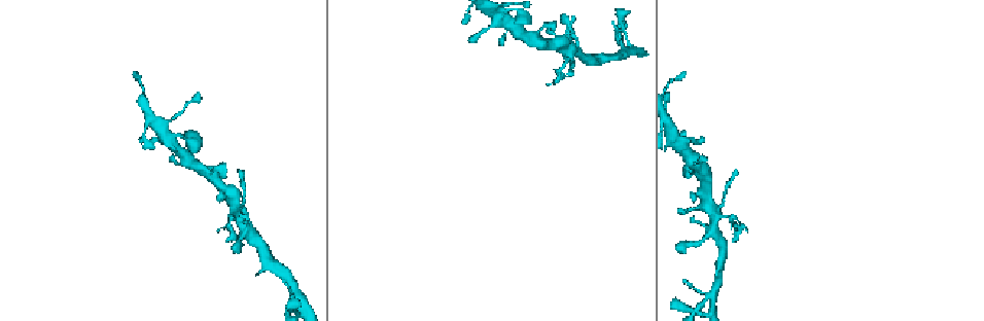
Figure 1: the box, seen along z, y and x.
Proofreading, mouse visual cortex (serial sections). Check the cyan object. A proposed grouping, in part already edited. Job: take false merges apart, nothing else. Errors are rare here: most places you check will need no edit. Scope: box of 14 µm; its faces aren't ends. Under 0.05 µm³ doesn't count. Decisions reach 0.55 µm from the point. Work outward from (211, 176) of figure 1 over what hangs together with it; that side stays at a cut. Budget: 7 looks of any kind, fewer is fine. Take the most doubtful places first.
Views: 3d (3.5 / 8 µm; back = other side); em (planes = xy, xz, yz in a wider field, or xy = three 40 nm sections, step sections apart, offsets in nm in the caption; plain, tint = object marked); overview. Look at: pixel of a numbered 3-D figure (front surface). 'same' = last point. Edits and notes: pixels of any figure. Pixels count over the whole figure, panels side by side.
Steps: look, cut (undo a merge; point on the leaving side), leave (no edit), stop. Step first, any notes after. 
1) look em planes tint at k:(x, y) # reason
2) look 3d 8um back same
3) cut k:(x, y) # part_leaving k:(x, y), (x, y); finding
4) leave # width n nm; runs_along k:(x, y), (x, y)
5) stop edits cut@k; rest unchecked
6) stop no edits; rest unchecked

look 3d 3.5um at 1:(559, 71) # abrupt turn

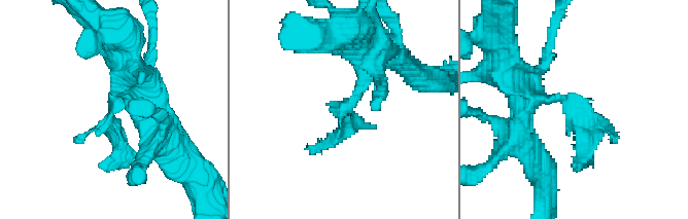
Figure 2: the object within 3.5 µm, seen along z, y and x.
leave # runs_along 2:(521, 101), (561, 98), (590, 126), (577, 163); continuous, no second cell

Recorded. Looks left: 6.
look em xy step 2 tint at 1:(296, 296) # sharp bend

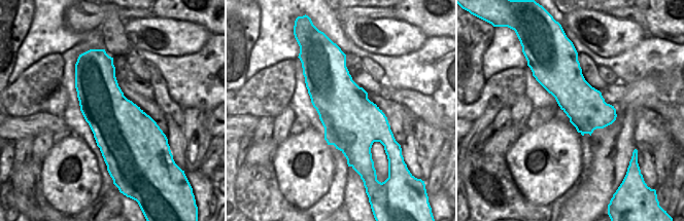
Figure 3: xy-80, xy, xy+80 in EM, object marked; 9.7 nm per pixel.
look 3d 3.5um back same

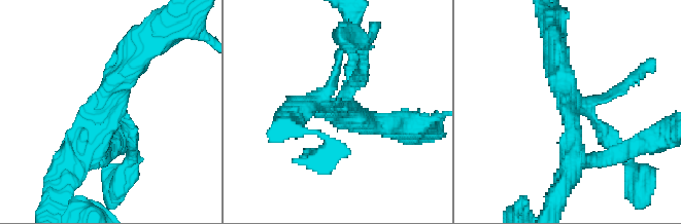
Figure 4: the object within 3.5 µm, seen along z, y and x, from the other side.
leave # runs_along 4:(145, 48), (95, 118), (92, 162); continuous, no second cell

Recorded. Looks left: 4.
look 3d 8um at 1:(181, 154) # sharp bend

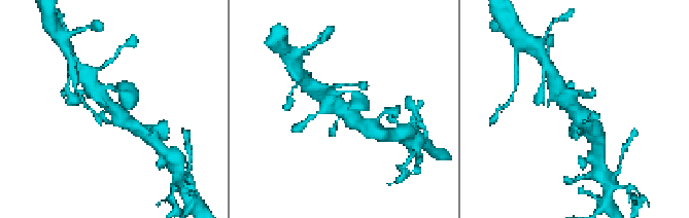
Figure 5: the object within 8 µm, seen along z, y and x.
look 3d 3.5um at 5:(573, 108) # closer look

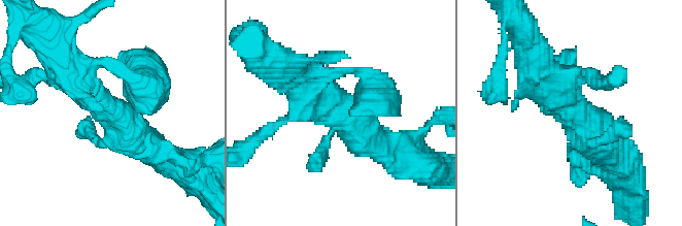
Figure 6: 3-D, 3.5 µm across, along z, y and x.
look em planes tint at 6:(108, 108) # shape alone is not enough

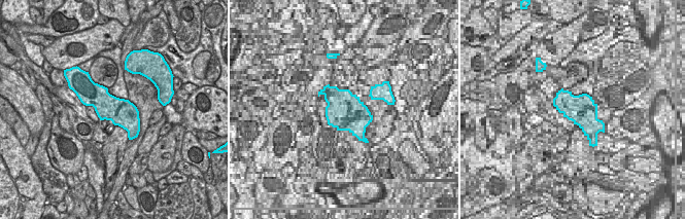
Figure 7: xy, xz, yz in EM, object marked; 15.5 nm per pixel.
leave # runs_along 6:(155, 151), (129, 132), (66, 65); continuous, no second cell

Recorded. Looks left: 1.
stop no edits; rest unchecked

